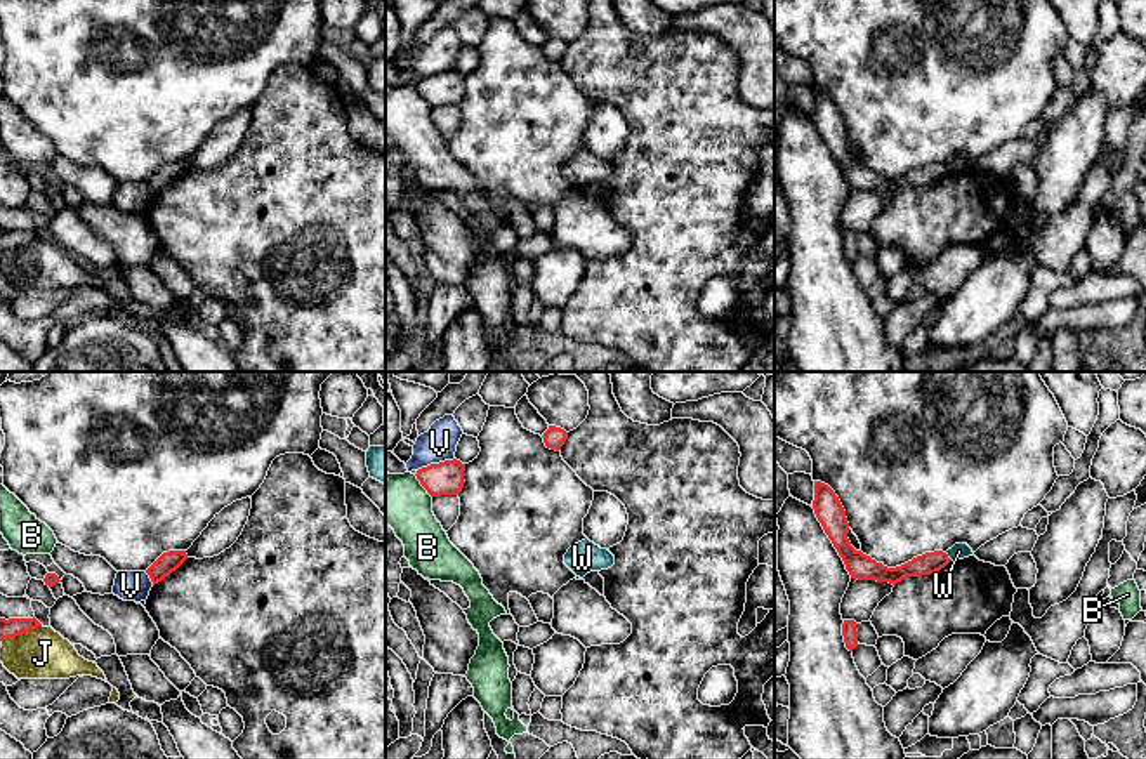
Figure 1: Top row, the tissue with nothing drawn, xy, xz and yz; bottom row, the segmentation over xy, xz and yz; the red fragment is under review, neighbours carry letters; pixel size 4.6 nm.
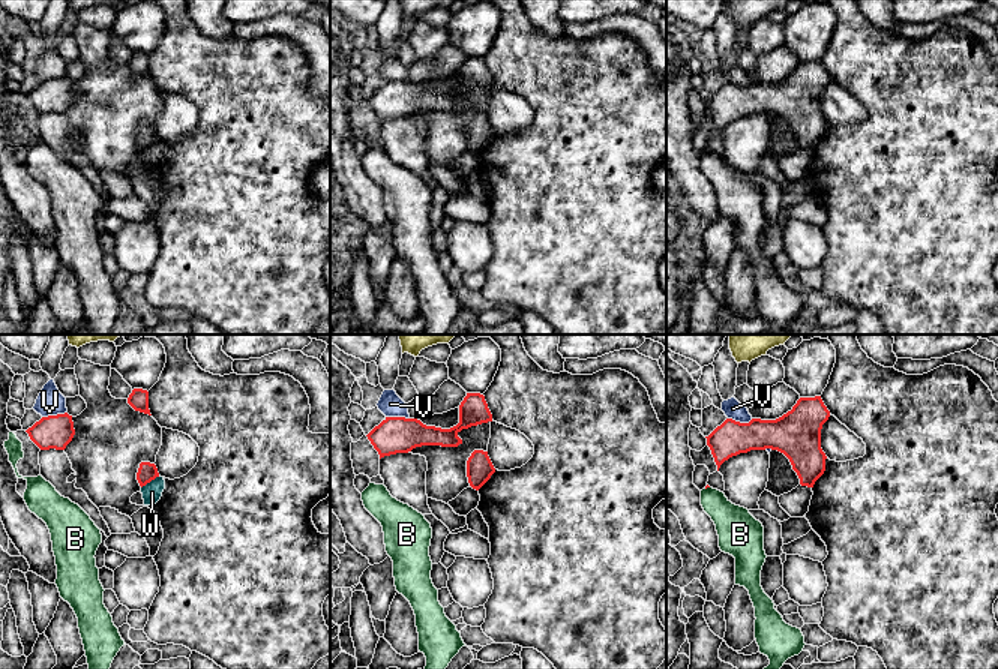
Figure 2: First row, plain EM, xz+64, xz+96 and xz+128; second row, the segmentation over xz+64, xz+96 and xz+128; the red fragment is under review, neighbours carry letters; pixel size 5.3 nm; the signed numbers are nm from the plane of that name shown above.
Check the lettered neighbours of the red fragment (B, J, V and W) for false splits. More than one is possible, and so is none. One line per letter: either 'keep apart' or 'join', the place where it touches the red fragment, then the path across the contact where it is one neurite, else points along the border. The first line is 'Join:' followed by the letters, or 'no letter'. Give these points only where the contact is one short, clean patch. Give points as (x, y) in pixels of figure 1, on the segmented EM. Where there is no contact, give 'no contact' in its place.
Join: no letter
B: keep apart; contact xz (422, 485)
J: keep apart; contact xy (21, 634)
V: keep apart; contact xz (434, 464)
W: keep apart; contact yz (947, 556); border yz (945, 553), (952, 560)

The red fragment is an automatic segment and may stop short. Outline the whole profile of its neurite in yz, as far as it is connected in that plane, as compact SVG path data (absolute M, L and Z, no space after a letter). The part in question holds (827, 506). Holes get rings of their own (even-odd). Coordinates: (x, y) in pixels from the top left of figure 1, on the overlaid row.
M814 481L813 509L825 533L842 558L851 578L889 582L896 585L906 577L936 573L952 561L946 552L934 551L917 556L901 566L887 568L861 551L856 551L847 538L849 523L844 507L835 492L821 481Z

